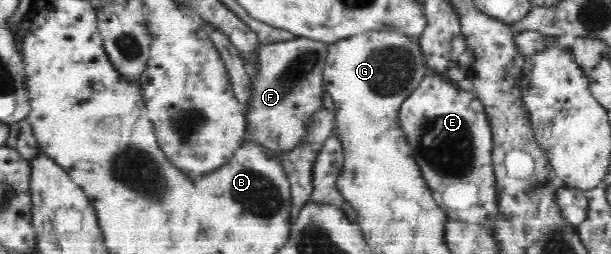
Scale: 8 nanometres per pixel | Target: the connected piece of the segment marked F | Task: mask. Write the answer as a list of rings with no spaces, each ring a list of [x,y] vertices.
[[[296,38],[292,41],[264,44],[256,46],[253,51],[253,60],[250,60],[248,70],[250,72],[248,105],[245,106],[244,115],[247,121],[247,141],[264,148],[266,152],[278,157],[291,155],[295,149],[307,145],[307,135],[314,117],[324,109],[324,95],[326,95],[323,71],[327,58],[327,46],[306,38]]]

